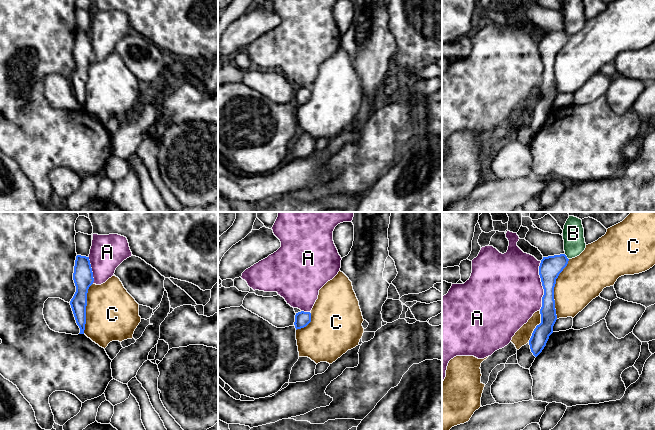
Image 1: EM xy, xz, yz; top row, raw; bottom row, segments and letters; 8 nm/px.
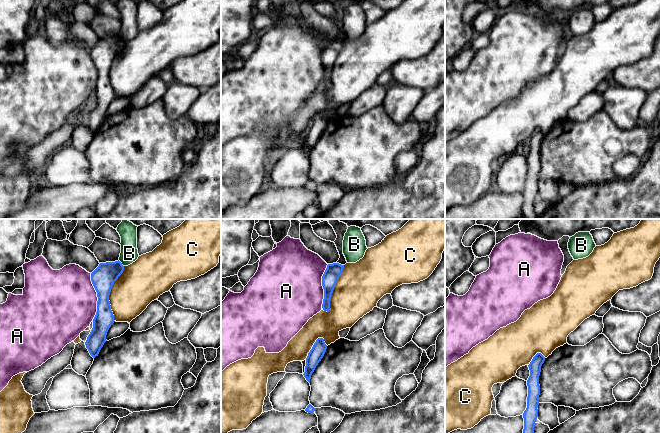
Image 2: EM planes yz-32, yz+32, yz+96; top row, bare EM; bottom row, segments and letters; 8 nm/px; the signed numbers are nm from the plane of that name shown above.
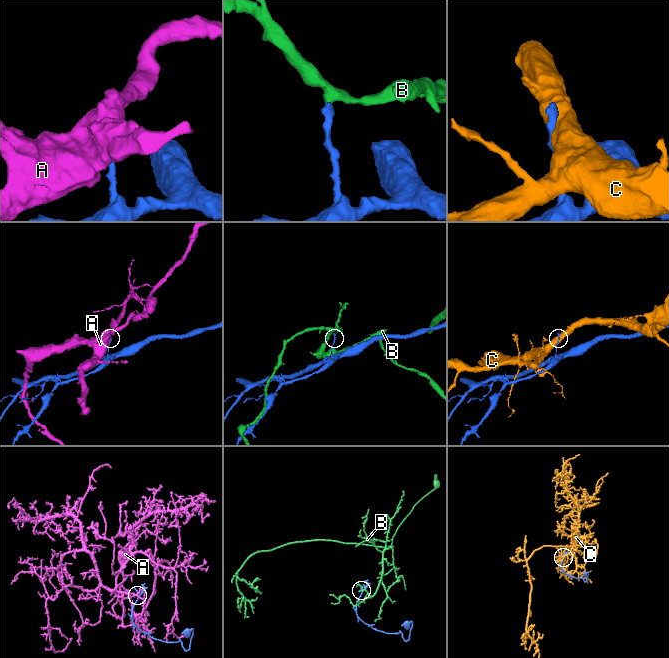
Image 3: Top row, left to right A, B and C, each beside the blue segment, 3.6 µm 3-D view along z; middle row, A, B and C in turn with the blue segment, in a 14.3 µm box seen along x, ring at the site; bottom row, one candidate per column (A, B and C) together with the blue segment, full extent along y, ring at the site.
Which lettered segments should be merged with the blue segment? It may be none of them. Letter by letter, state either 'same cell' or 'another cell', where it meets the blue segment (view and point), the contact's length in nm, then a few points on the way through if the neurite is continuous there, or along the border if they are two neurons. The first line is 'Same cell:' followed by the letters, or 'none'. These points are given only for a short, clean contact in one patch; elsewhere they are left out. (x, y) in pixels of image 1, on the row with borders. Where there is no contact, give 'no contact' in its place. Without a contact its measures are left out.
Same cell: none
A: another cell; contact yz (542, 285); length 400 nm; border yz (541, 261), (539, 276), (543, 296), (542, 306), (539, 309)
B: another cell; contact yz (566, 257); length 60 nm
C: another cell; contact yz (553, 289); length 500 nm

